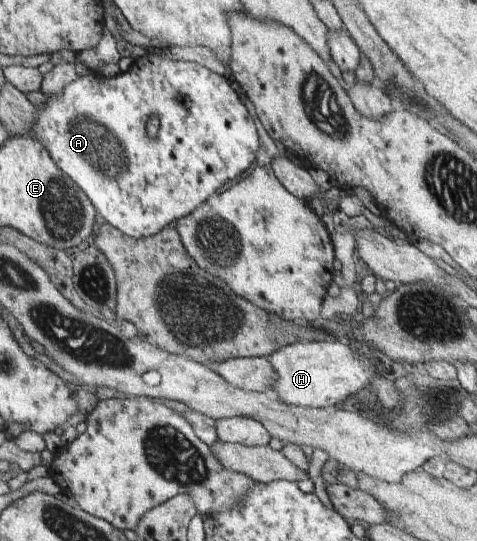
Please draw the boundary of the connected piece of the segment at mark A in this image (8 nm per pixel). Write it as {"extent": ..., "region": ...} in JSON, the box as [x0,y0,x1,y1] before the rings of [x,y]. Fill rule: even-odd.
{"extent":[31,53,258,239],"region":[[[157,53],[146,54],[132,63],[132,66],[125,72],[112,78],[106,78],[97,72],[90,72],[87,76],[78,77],[74,82],[67,84],[60,97],[47,97],[46,106],[38,107],[37,122],[31,131],[31,136],[40,139],[42,145],[46,146],[54,158],[55,163],[70,177],[77,182],[77,185],[87,194],[87,197],[93,202],[95,207],[102,213],[102,216],[112,226],[117,227],[124,234],[130,235],[135,239],[141,239],[154,236],[161,232],[162,229],[173,226],[174,223],[190,214],[198,204],[202,204],[208,196],[213,196],[214,192],[224,186],[228,180],[234,180],[240,176],[244,170],[250,168],[250,164],[256,160],[258,152],[258,134],[254,120],[248,112],[248,108],[242,104],[234,88],[226,77],[212,72],[204,65],[194,61],[175,61],[165,55]],[[156,114],[160,121],[159,134],[156,140],[152,140],[146,131],[148,118]]]}

